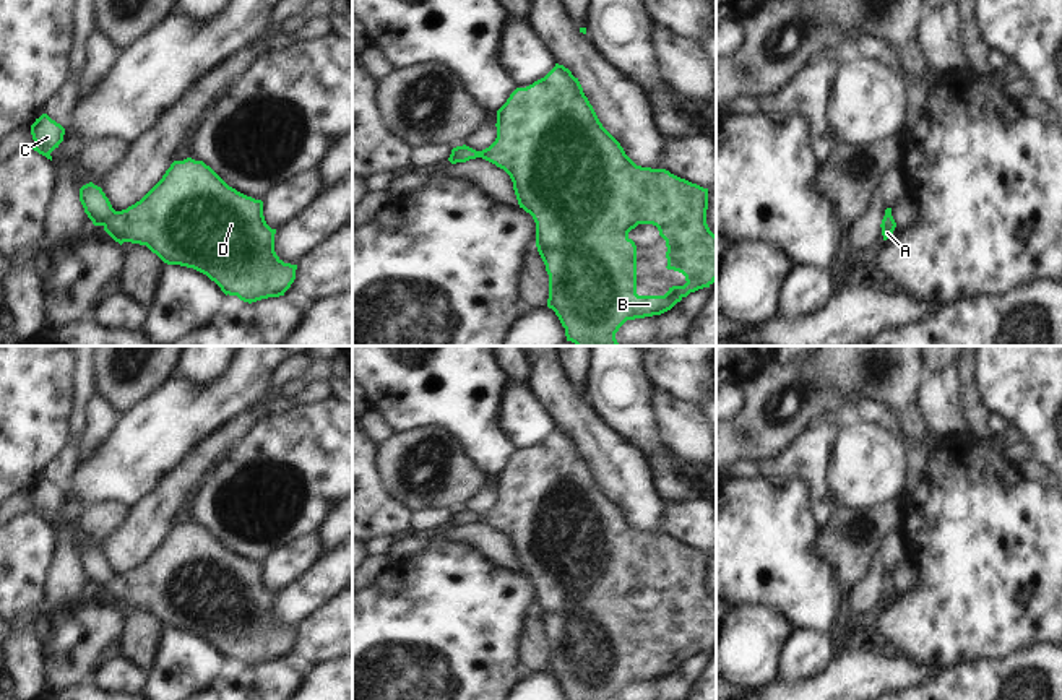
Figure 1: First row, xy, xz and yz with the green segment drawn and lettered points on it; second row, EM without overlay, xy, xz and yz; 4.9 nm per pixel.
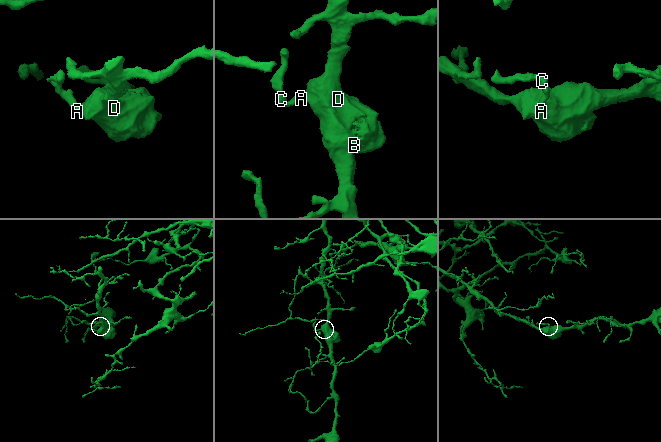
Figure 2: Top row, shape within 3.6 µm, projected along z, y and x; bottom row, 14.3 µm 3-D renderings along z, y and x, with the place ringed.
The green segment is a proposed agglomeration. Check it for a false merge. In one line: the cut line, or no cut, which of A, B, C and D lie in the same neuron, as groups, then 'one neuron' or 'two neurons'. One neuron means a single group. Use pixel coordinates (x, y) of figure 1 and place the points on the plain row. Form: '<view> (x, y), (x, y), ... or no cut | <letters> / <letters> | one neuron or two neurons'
no cut | A B C D | one neuron

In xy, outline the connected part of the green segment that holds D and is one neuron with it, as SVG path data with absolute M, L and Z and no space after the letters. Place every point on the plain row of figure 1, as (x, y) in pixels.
M187 521L174 525L162 542L135 568L115 575L101 551L93 546L80 552L80 565L94 590L104 594L120 609L123 606L146 609L167 629L193 632L214 645L227 659L237 659L244 666L257 666L279 661L296 643L297 629L284 627L274 616L274 598L263 580L263 565L247 560L229 551L203 525Z

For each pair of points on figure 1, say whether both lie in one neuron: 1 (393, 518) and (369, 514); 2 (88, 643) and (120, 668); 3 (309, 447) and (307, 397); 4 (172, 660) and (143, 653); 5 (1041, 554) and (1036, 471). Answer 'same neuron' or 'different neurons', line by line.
1: same neuron
2: different neurons
3: different neurons
4: different neurons
5: different neurons

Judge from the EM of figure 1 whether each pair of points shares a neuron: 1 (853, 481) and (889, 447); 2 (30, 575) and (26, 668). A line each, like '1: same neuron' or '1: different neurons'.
1: same neuron
2: different neurons

